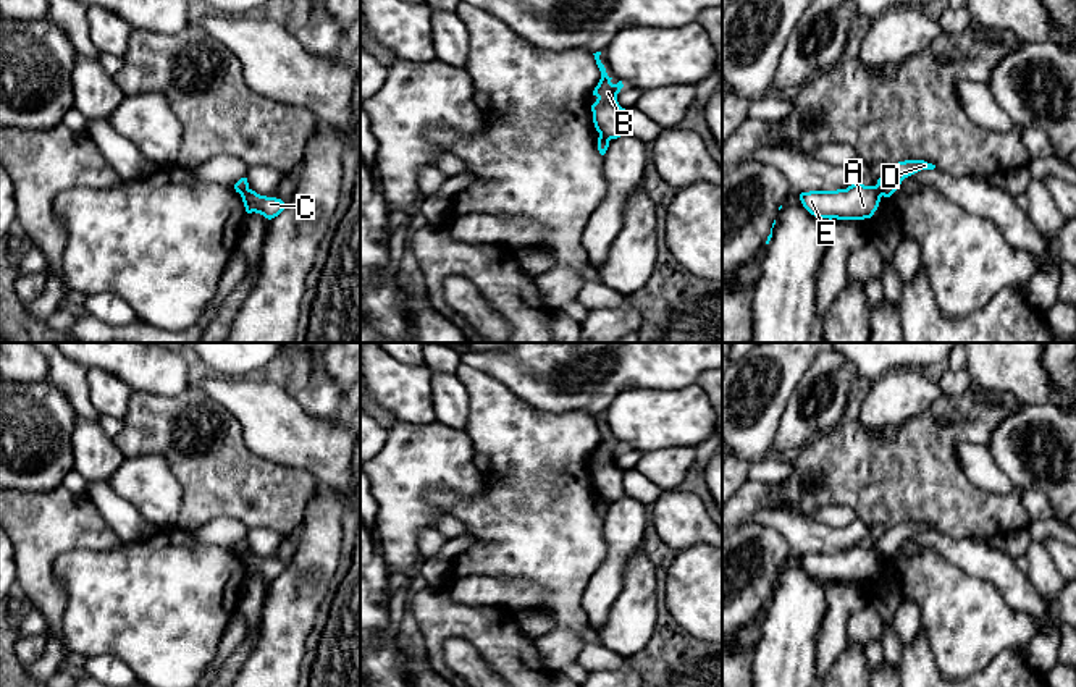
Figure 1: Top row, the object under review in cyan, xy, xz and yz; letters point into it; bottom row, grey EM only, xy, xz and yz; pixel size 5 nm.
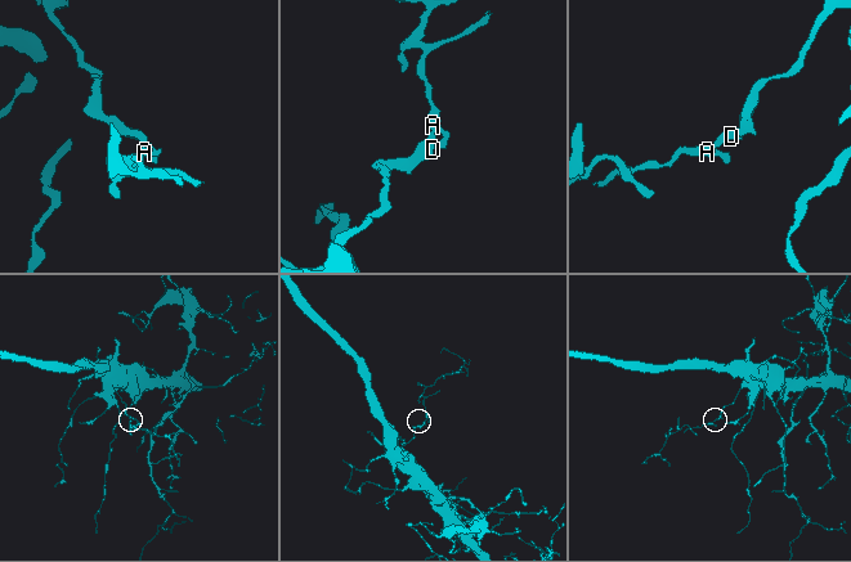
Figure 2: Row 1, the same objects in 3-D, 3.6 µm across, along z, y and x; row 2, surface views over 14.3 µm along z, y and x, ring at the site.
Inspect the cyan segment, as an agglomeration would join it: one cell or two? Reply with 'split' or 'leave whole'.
split

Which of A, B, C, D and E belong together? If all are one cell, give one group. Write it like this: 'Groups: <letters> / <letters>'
Groups: A B C E / D

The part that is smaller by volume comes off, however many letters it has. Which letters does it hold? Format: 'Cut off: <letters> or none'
Cut off: A, B, C, E

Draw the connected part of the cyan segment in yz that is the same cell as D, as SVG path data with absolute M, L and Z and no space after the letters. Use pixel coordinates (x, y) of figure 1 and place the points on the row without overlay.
M905 522L887 529L884 537L877 542L877 551L884 559L890 559L902 546L902 543L921 532L934 532L935 527L924 522Z

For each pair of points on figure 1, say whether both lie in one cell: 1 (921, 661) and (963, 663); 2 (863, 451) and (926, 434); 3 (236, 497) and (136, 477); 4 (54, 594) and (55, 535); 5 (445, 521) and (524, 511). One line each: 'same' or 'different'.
1: different
2: same
3: different
4: same
5: different

